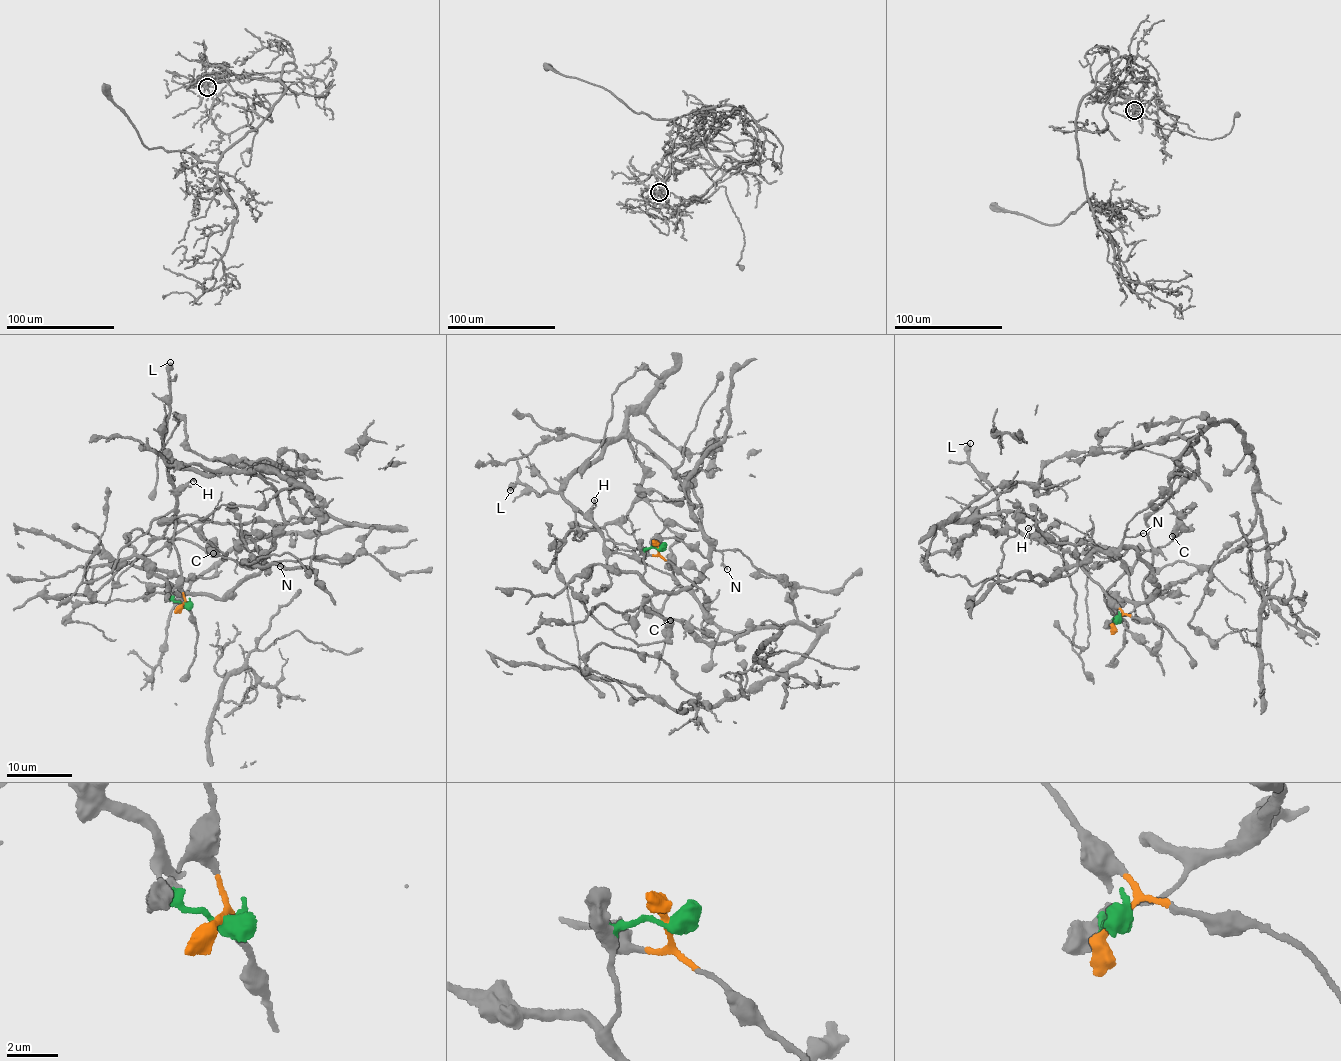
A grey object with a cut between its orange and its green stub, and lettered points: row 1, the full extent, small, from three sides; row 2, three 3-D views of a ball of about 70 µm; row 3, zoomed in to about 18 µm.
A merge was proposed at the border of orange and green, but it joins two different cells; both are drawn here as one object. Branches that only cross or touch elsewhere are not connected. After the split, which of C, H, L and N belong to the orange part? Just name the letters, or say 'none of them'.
H, L

